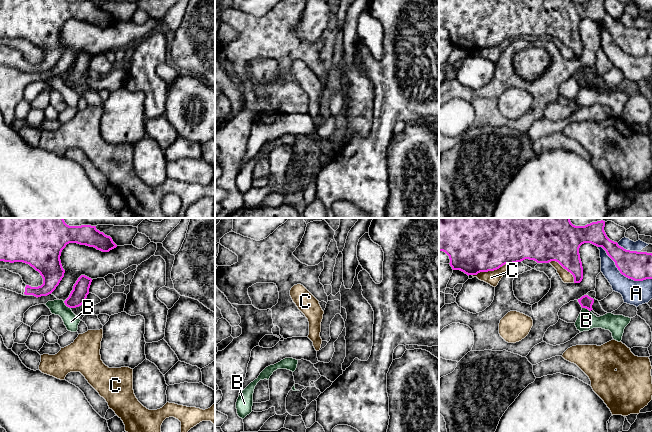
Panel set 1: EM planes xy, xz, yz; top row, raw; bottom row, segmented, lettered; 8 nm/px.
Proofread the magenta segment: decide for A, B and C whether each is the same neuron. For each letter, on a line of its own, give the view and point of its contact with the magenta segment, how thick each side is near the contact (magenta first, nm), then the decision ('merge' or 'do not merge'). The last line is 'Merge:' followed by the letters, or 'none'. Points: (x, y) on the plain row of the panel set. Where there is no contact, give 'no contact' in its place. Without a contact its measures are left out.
A: yz (622, 50) | 220/200 nm | do not merge
B: xy (66, 81) | 140/120 nm | do not merge
C: yz (491, 46) | 400/110 nm | do not merge
Merge: none

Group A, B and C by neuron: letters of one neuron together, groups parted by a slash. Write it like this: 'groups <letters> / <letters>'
groups A / B / C

